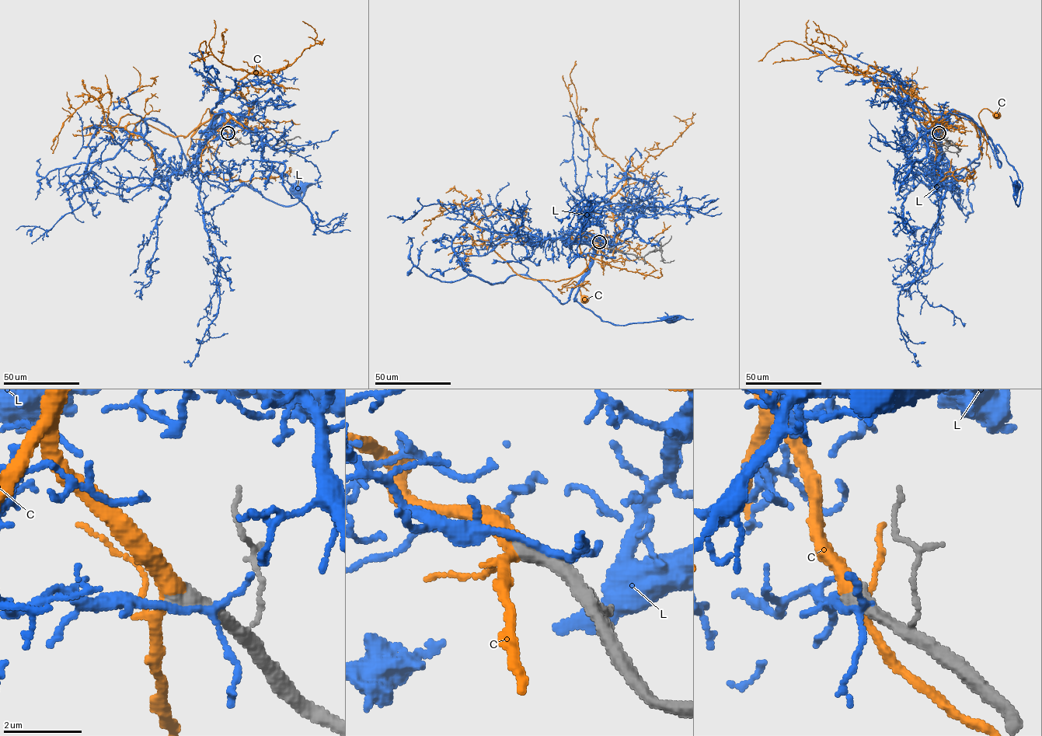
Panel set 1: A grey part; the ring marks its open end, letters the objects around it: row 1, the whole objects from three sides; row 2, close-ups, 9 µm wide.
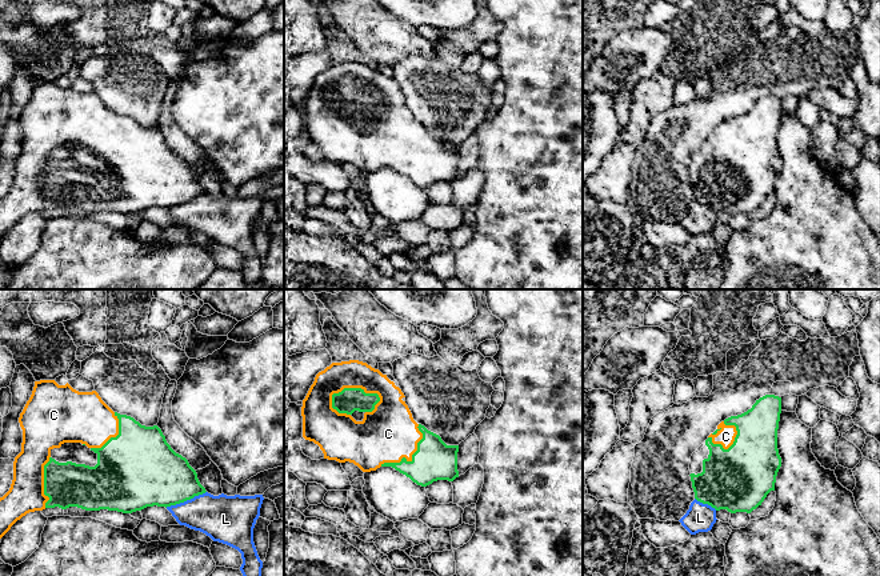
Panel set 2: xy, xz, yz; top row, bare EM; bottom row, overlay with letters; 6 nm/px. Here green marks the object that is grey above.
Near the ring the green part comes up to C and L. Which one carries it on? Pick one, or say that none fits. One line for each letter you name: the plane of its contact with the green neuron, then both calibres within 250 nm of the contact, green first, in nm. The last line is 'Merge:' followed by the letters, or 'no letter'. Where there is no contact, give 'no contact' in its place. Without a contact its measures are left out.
C: xz | 150/200 nm
Merge: C

